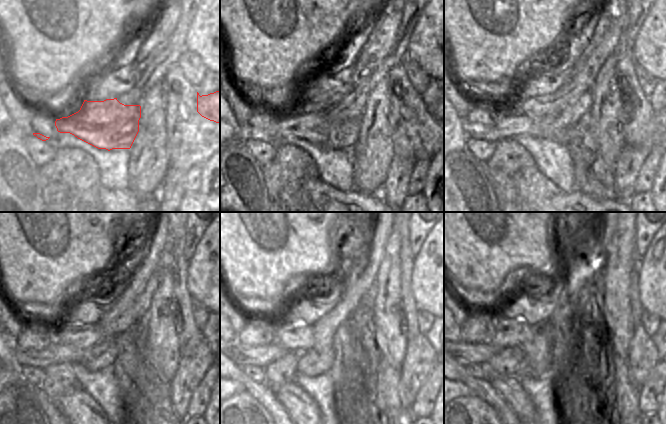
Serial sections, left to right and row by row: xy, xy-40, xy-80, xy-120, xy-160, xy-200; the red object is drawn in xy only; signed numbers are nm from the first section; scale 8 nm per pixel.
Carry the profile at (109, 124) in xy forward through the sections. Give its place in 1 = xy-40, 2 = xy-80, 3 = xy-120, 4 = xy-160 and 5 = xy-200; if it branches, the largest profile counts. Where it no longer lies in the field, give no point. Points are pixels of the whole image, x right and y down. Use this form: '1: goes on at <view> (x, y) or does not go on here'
1: goes on at xy-40 (313, 126)
2: goes on at xy-80 (509, 125)
3: goes on at xy-120 (58, 352)
4: goes on at xy-160 (260, 355)
5: goes on at xy-200 (464, 353)

